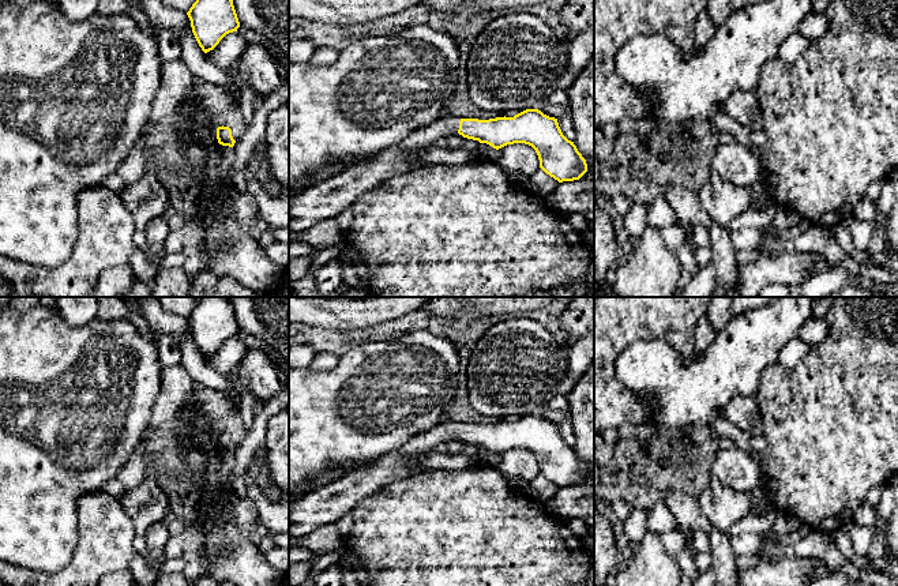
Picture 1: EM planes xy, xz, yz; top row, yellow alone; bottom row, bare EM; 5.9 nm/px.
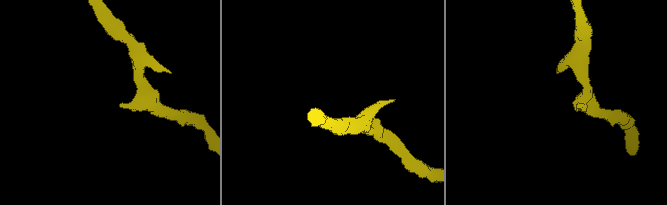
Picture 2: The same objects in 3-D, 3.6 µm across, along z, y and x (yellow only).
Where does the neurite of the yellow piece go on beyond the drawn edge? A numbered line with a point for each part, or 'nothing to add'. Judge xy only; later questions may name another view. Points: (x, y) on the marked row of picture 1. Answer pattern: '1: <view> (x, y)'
nothing to add

